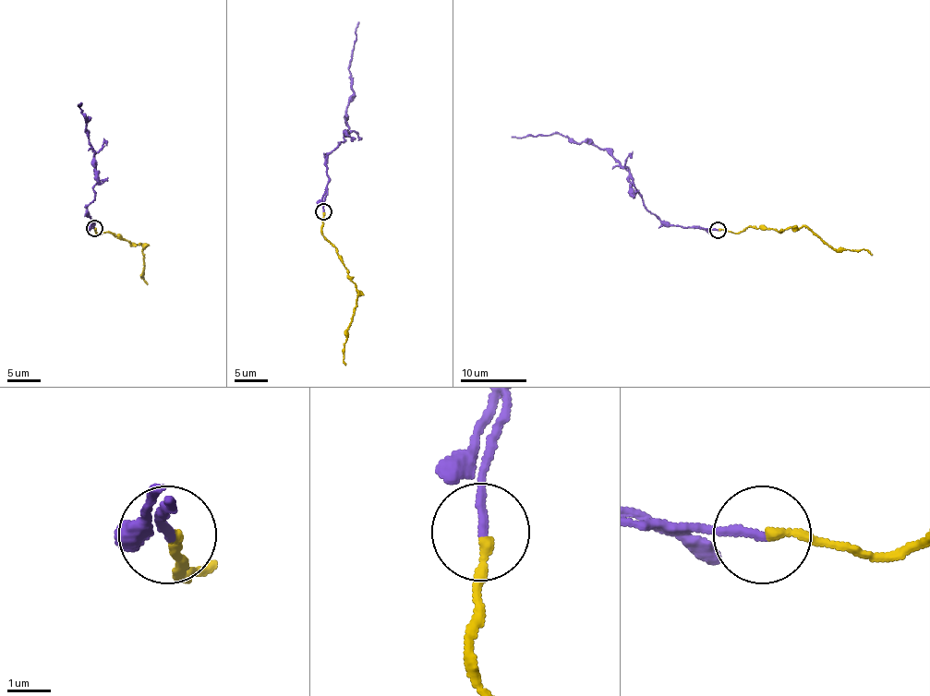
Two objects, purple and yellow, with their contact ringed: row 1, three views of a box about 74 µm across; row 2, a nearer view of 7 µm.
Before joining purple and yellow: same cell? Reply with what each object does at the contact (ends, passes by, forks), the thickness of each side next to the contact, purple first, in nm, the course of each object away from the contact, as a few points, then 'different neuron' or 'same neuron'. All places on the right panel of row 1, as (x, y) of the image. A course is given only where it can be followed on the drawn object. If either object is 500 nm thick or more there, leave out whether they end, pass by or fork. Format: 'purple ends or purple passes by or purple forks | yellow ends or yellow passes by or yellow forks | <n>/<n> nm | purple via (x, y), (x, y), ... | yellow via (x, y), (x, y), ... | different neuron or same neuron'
purple ends | yellow ends | 190/220 nm | purple via (718, 229), (663, 223), (632, 188), (629, 172), (605, 149), (572, 142), (560, 134), (511, 137) | yellow via (719, 229), (742, 232), (753, 226), (779, 230), (808, 227), (837, 250), (866, 249), (873, 254) | different neuron

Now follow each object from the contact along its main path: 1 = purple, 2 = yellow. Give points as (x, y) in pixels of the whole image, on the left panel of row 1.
1: (94, 228), (87, 208), (94, 196), (97, 182), (95, 158), (85, 128), (88, 120), (78, 106), (81, 102)
2: (94, 228), (97, 234), (112, 234), (131, 244), (144, 245), (145, 263), (142, 273), (148, 283)

